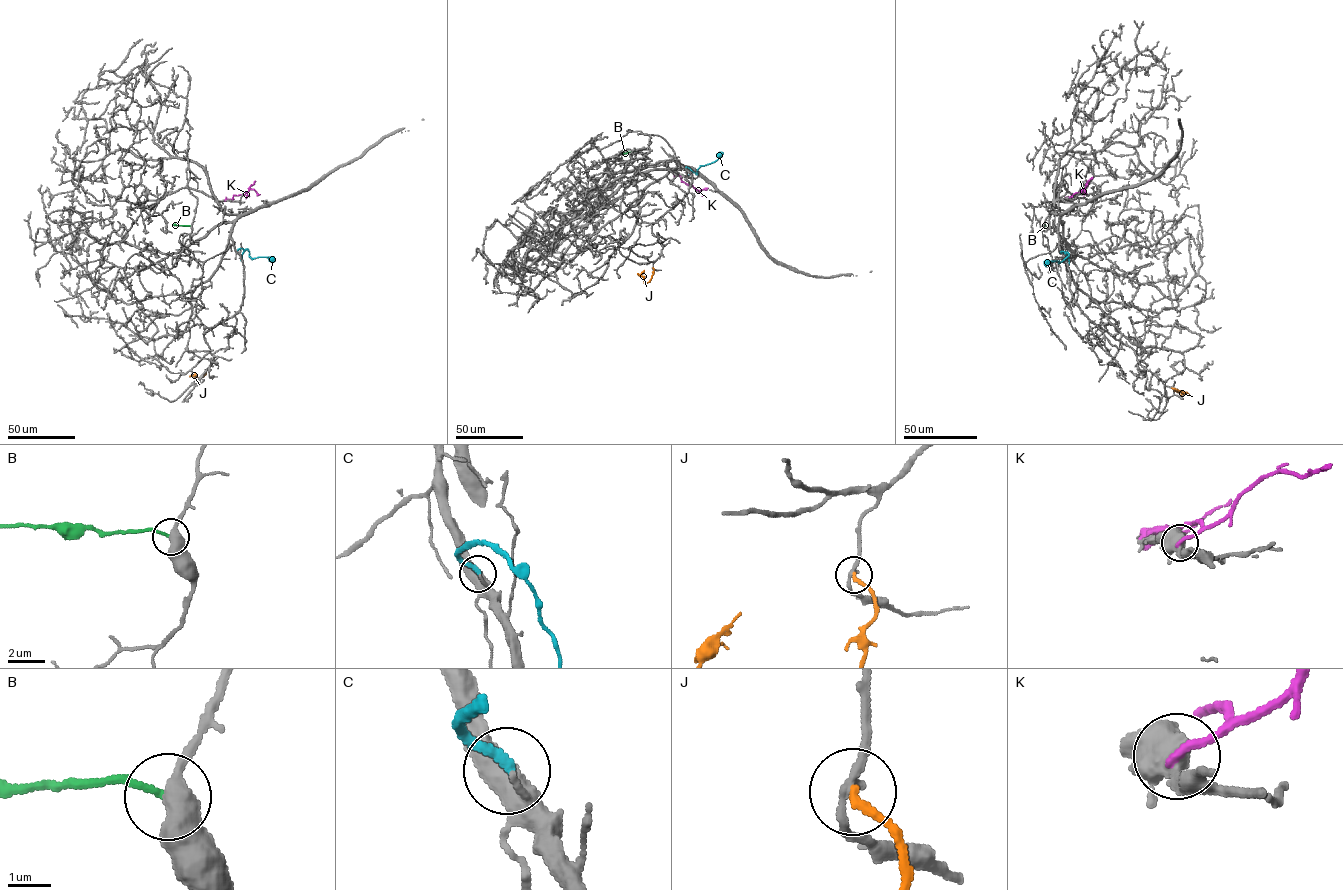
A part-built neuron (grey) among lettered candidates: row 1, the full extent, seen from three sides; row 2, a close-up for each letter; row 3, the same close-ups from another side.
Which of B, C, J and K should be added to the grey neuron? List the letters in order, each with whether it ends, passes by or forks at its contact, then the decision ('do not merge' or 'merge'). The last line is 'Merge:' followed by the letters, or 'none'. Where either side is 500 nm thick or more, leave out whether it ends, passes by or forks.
B: it ends there; do not merge
C: it ends there; do not merge
J: it ends there; do not merge
K: it ends there; do not merge
Merge: none

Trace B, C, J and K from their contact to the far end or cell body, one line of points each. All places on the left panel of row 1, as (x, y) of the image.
B: (191, 226), (173, 224)
C: (237, 250), (247, 249), (252, 258), (271, 257), (272, 260)
J: (205, 372), (202, 377), (193, 376), (196, 375)
K: (231, 200), (234, 195), (244, 194), (250, 189), (260, 194)

